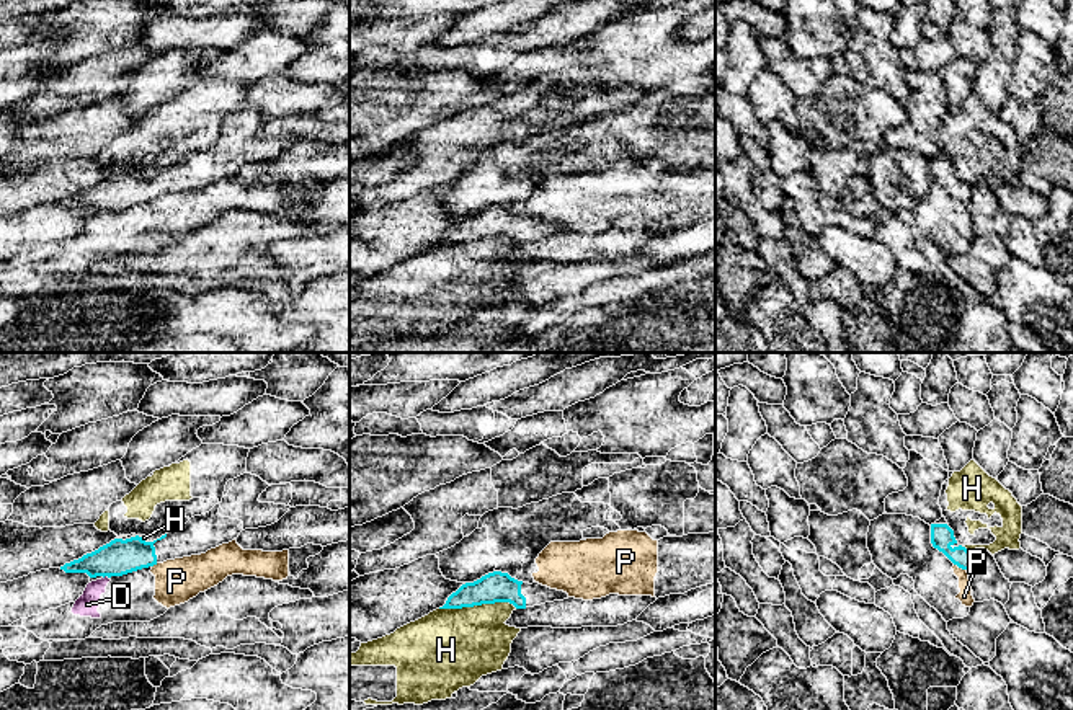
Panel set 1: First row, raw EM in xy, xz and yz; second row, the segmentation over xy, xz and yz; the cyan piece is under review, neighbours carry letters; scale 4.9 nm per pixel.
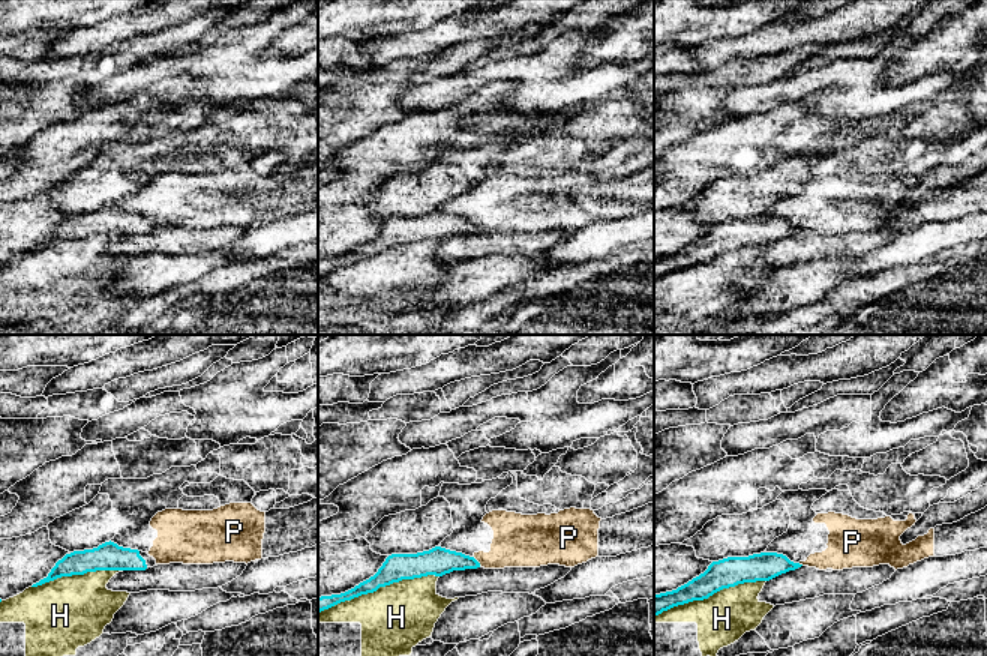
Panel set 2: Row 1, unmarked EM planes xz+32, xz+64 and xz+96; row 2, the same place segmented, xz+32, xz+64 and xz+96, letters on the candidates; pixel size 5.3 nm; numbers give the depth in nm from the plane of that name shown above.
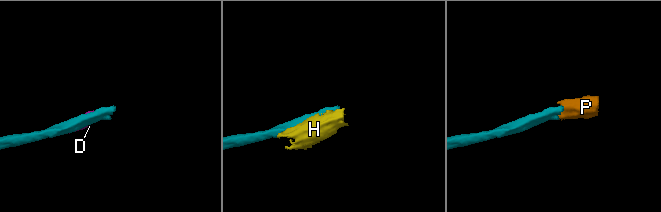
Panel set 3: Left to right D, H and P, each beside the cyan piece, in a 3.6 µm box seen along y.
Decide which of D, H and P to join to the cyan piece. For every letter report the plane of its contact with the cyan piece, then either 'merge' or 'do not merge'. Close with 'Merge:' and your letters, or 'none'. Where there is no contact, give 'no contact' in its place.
D: xy | do not merge
H: xz | do not merge
P: yz | do not merge
Merge: none

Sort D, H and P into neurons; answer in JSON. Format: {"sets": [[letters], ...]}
{"sets": [["D", "P"], ["H"]]}

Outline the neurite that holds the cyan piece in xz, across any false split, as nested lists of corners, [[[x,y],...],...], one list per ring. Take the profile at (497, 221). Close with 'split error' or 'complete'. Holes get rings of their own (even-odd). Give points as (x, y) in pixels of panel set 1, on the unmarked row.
[[[493,206],[474,217],[462,219],[439,243],[462,243],[495,237],[510,237],[516,243],[526,243],[563,233],[568,233],[563,225],[539,217],[523,217],[508,207]]]; split error

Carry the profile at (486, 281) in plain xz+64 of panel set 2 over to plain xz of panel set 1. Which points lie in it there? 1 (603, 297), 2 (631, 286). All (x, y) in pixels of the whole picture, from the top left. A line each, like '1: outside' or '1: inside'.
1: outside
2: outside

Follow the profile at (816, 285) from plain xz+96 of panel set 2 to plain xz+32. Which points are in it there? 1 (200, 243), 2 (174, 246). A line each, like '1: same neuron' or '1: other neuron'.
1: other neuron
2: other neuron

